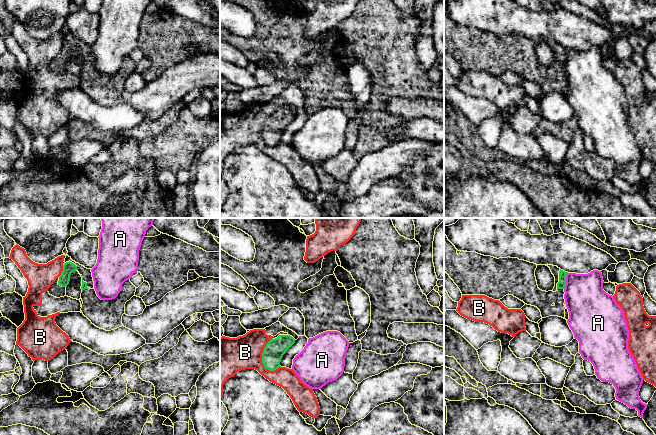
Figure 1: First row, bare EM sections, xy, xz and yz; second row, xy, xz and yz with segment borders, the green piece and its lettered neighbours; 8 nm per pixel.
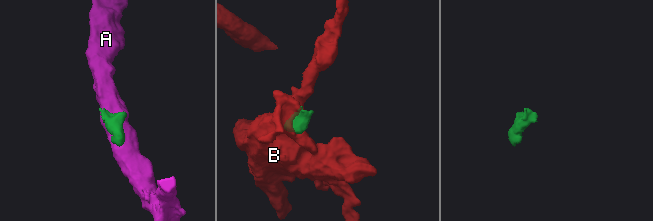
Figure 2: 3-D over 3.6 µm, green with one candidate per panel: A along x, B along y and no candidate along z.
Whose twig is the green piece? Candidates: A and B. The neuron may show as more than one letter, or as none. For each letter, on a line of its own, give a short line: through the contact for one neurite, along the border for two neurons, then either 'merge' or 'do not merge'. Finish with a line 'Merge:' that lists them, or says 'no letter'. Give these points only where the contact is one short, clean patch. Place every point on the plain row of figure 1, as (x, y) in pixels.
A: line yz (567, 48), (564, 65); do not merge
B: do not merge
Merge: no letter

